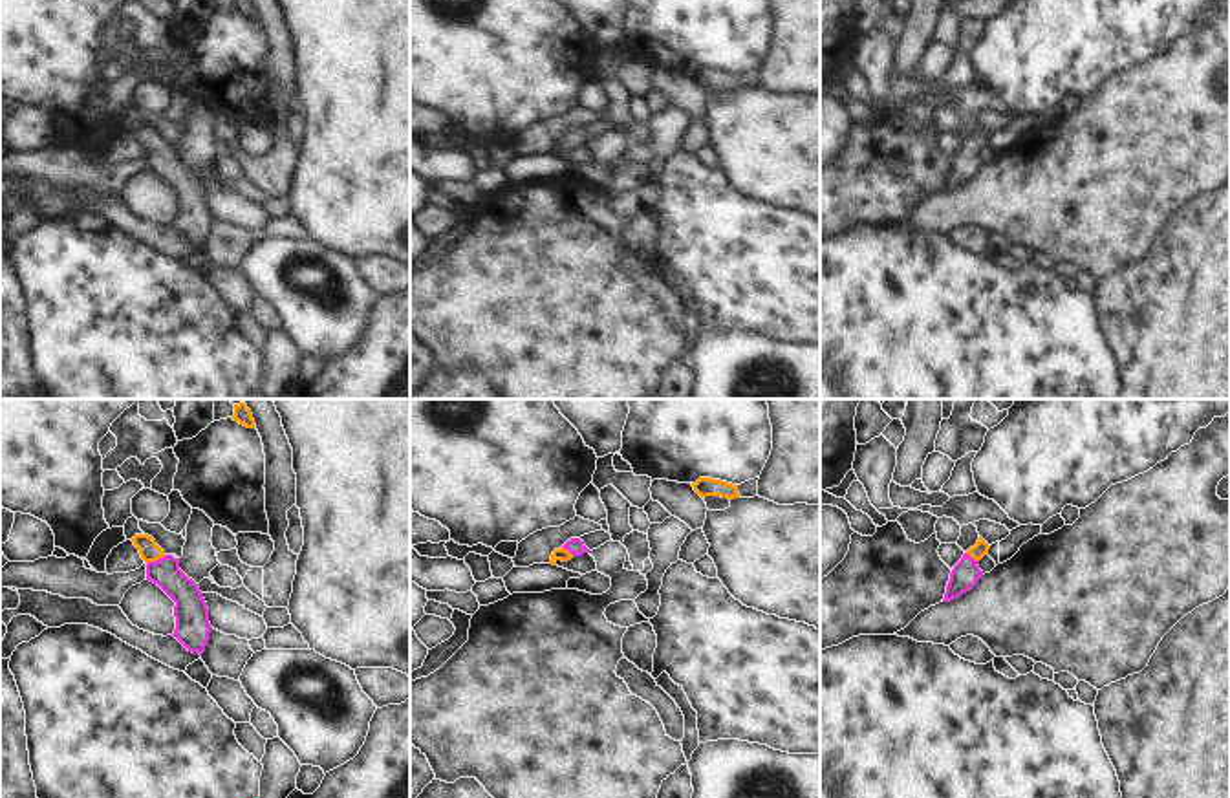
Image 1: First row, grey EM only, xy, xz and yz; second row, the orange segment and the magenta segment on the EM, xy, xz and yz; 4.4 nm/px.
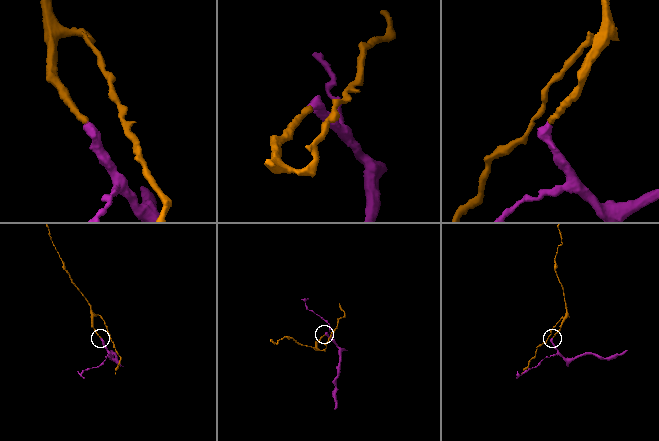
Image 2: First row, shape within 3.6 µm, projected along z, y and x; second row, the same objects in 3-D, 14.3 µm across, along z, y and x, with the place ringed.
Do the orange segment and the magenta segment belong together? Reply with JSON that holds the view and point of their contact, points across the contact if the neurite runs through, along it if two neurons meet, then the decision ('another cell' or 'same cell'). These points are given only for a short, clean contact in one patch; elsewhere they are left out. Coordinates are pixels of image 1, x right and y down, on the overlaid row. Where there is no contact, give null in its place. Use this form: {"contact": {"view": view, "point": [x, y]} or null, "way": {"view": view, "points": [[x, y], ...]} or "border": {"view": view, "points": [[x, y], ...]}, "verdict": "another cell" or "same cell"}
{"contact": {"view": "xy", "point": [156, 559]}, "way": {"view": "xy", "points": [[149, 549], [156, 559], [165, 571]]}, "verdict": "same cell"}

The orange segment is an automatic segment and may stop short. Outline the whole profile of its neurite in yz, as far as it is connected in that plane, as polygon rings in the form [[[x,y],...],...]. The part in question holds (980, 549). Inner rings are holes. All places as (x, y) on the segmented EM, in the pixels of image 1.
[[[979,536],[977,544],[963,555],[950,573],[943,602],[961,597],[977,584],[977,580],[983,577],[977,562],[988,555],[988,549],[990,545]]]

